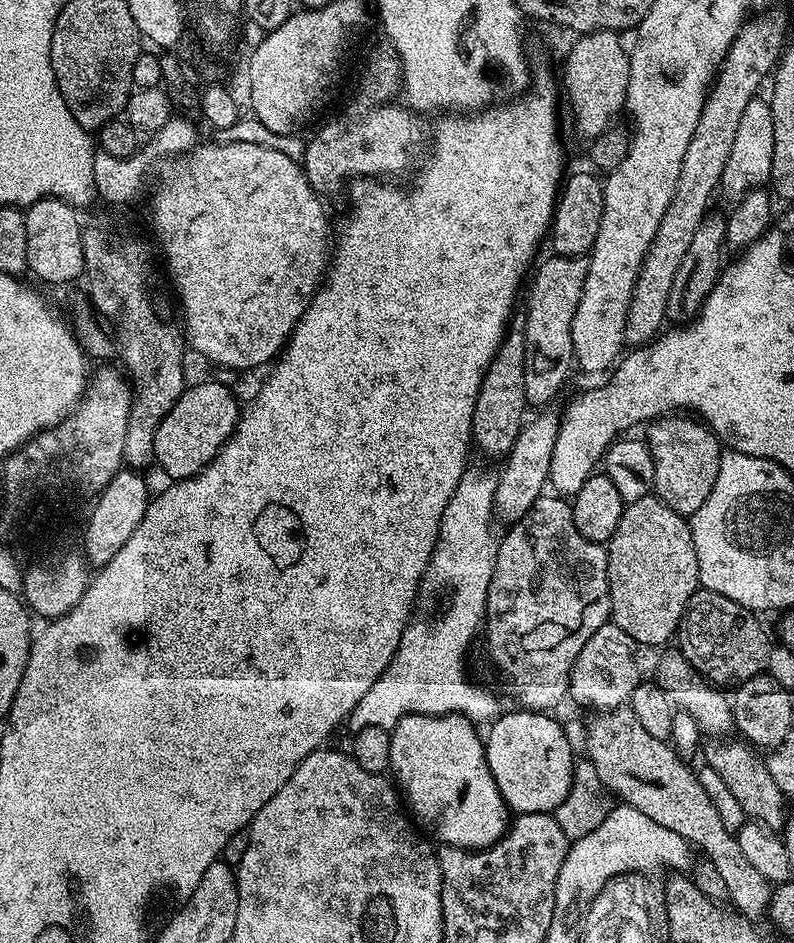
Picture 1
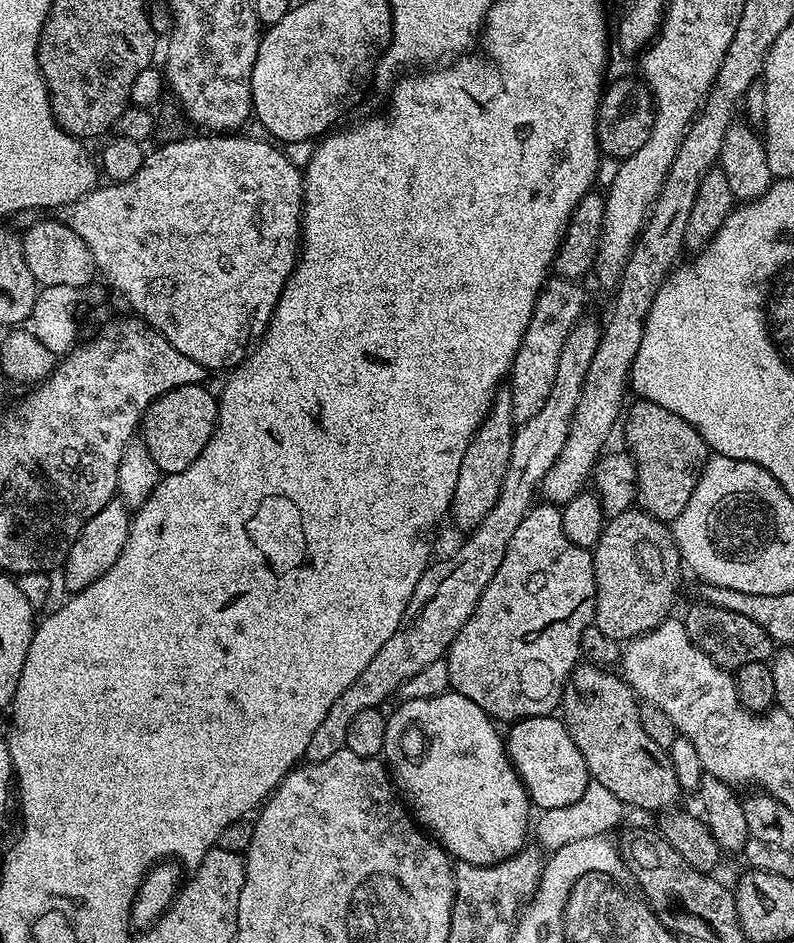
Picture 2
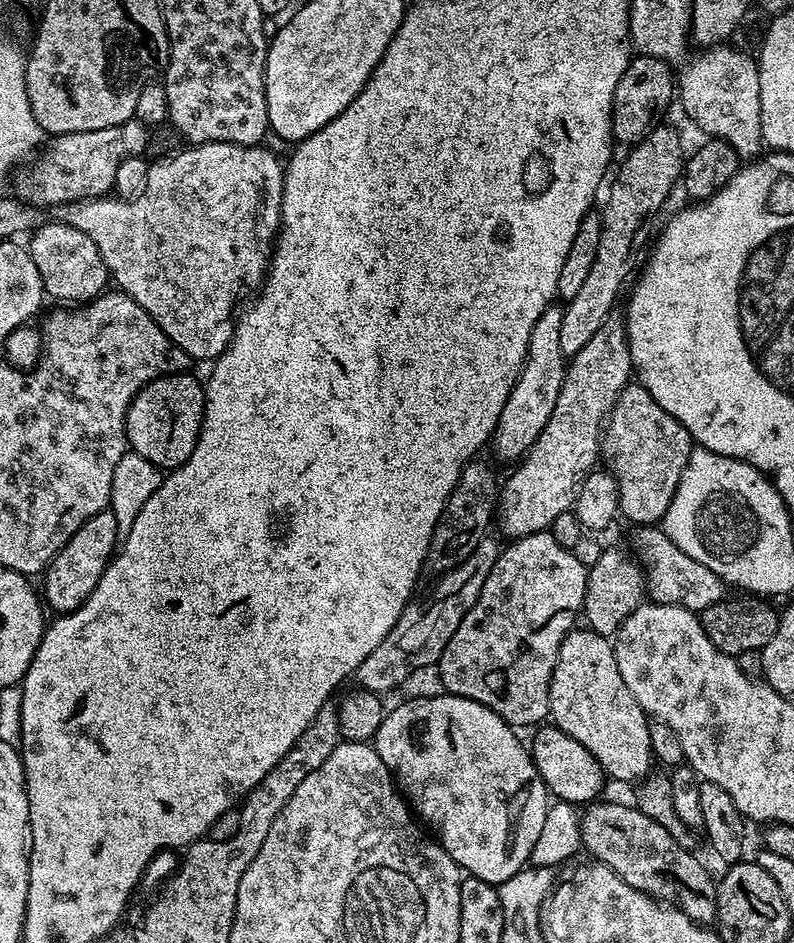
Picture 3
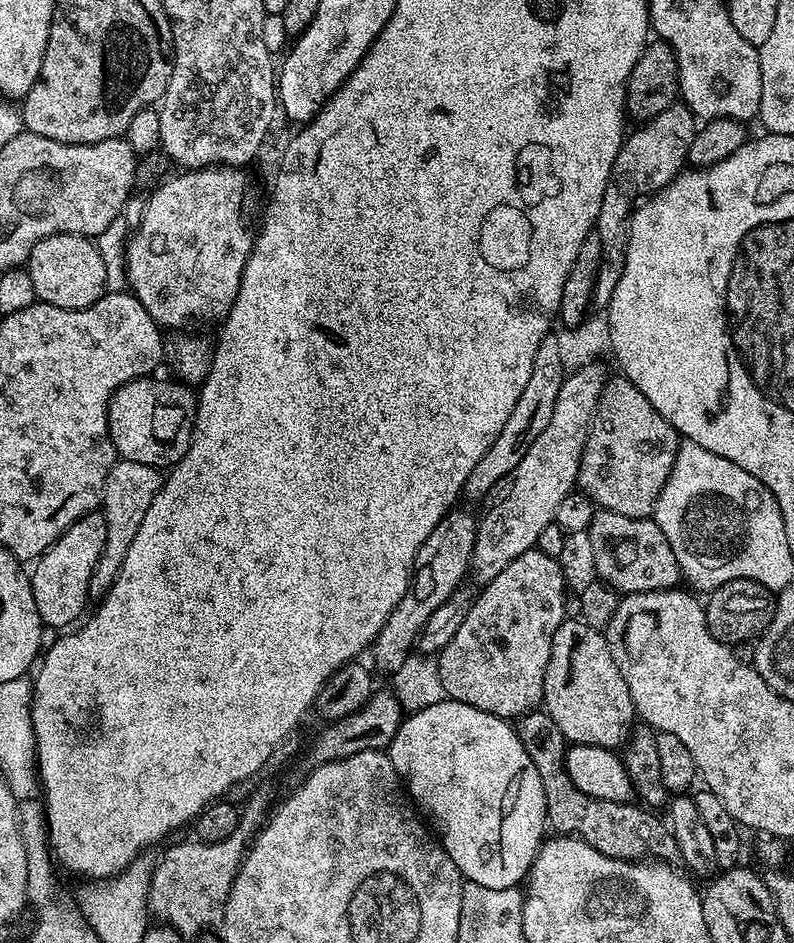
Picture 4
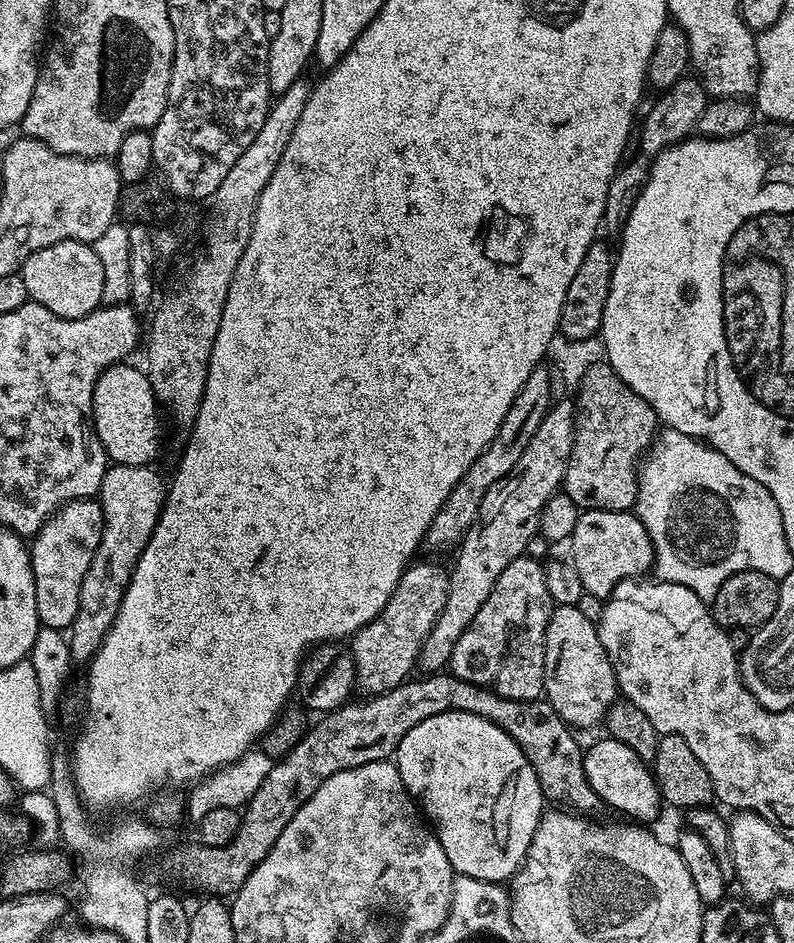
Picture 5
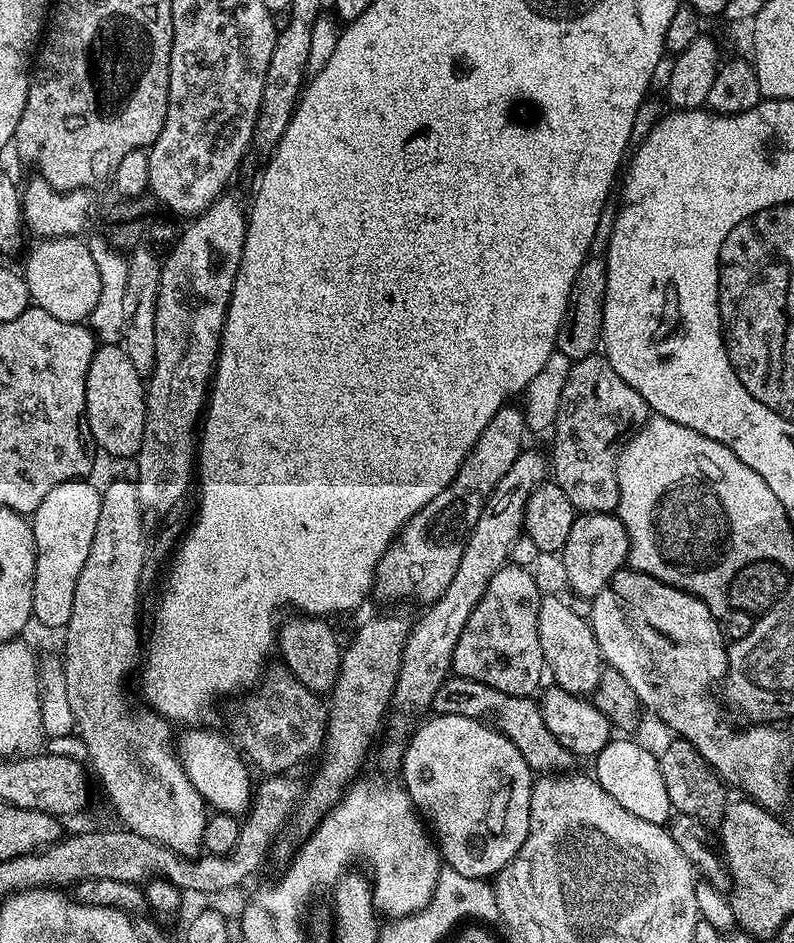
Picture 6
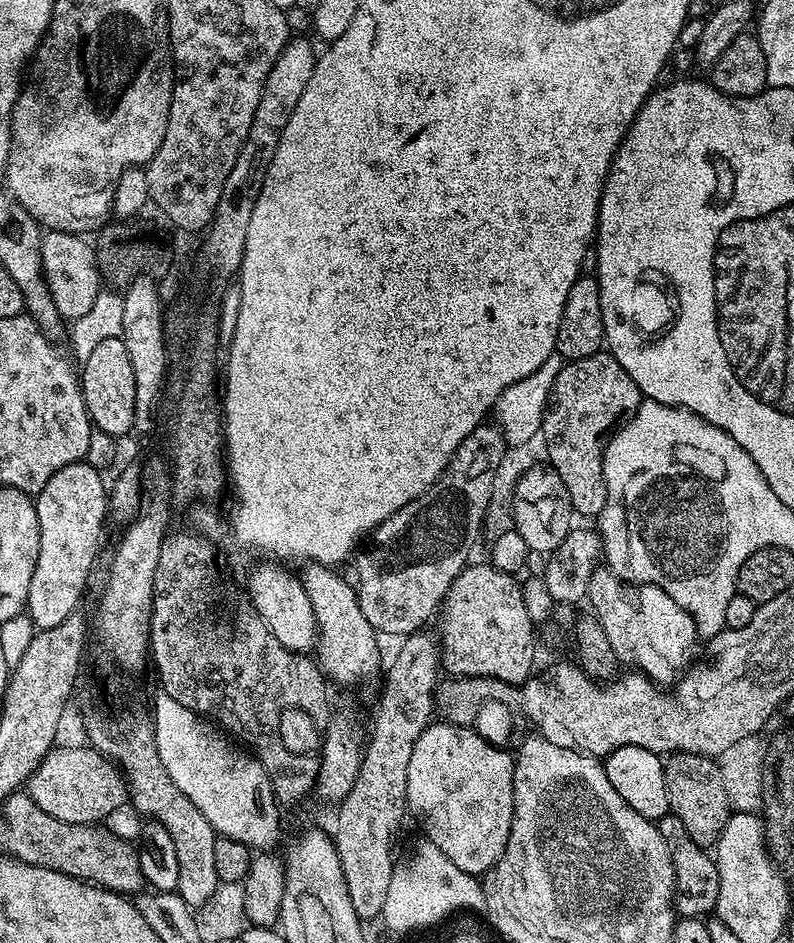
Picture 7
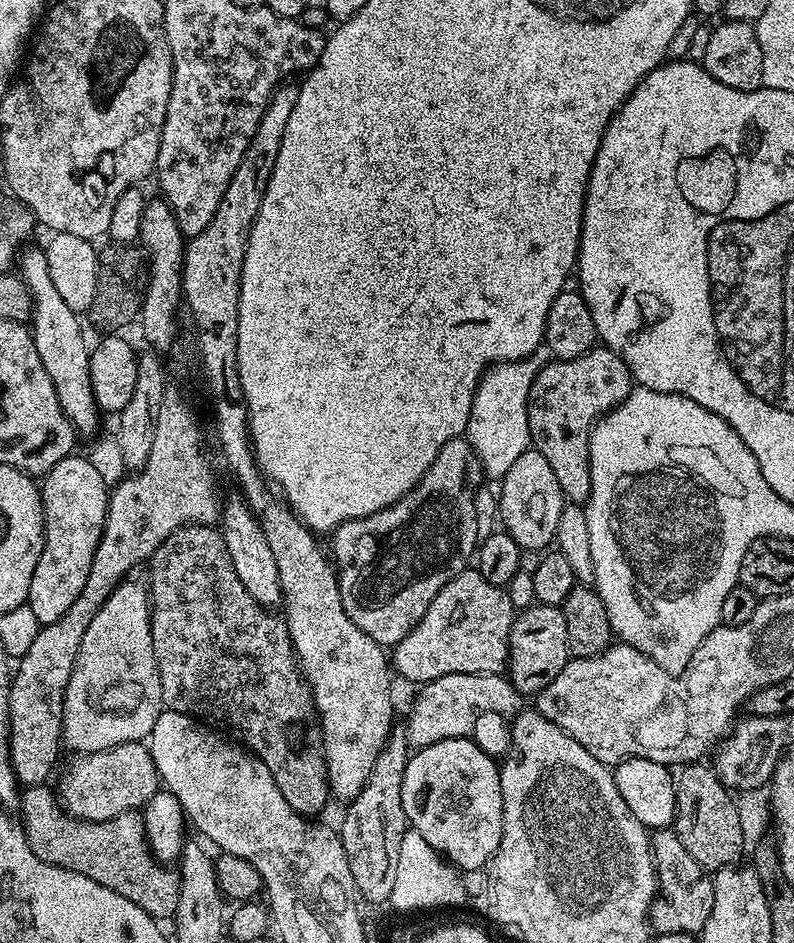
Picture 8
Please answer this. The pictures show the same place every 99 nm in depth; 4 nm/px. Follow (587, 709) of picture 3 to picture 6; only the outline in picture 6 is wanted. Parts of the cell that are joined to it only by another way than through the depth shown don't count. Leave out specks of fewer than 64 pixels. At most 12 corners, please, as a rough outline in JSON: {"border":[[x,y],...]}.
{"border":[[543,595],[538,640],[555,687],[596,691],[605,662],[591,623]]}

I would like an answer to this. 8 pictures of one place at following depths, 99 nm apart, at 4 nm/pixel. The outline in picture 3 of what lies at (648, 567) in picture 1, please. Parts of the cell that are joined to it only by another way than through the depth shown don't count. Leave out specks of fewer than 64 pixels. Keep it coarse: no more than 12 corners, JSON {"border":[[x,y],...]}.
{"border":[[608,548],[588,568],[582,613],[615,637],[646,600],[639,559]]}

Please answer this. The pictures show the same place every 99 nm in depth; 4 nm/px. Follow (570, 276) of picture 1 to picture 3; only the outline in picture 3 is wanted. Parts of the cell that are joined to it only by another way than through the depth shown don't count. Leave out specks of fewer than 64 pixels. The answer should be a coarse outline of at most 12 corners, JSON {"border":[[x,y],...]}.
{"border":[[563,307],[534,322],[490,441],[519,461],[543,434],[566,367]]}

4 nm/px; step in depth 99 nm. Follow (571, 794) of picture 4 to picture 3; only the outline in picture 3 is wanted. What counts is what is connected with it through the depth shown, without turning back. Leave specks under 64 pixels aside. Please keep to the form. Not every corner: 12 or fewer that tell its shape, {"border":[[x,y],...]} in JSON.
{"border":[[631,803],[585,807],[583,851],[691,920],[716,918],[697,853]]}

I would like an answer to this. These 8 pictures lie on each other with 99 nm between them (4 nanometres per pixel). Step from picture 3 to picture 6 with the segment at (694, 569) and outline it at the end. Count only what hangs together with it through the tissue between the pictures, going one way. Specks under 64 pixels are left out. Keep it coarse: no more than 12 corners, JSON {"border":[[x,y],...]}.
{"border":[[610,512],[577,515],[562,549],[572,596],[597,596],[628,564]]}

